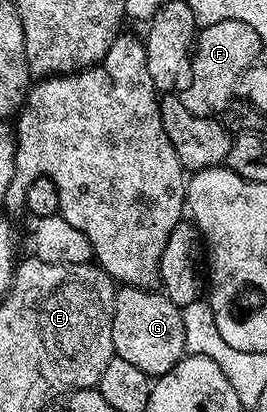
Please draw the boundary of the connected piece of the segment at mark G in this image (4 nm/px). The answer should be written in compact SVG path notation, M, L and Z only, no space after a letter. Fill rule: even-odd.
M120 286L115 293L115 308L113 309L113 349L118 358L129 361L129 365L137 365L137 369L141 369L141 373L152 377L169 373L169 369L173 369L173 365L177 365L183 360L187 350L182 310L177 305L173 305L173 301L169 301L166 295L158 290Z

